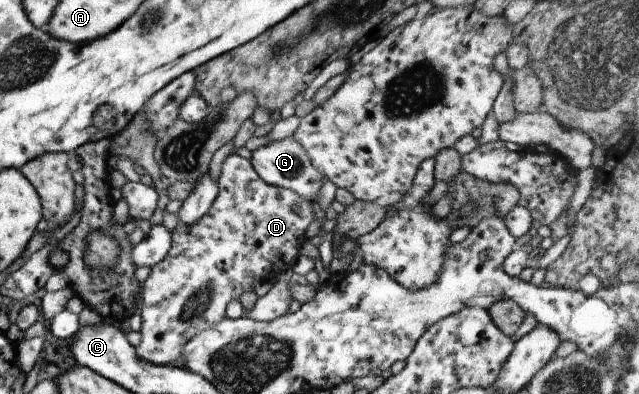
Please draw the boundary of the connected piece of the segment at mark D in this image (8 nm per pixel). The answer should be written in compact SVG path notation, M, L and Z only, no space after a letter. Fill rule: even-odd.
M236 152L223 161L218 185L218 196L206 216L194 224L177 224L171 233L168 256L152 267L152 272L141 284L141 307L138 312L142 320L139 330L141 339L136 346L136 354L150 364L179 363L186 342L224 320L230 302L240 300L245 292L253 291L256 280L262 277L277 278L291 268L299 257L301 245L307 241L308 226L316 219L316 208L310 200L290 189L266 184L254 170L251 161ZM294 206L298 207L299 212L294 210Z

